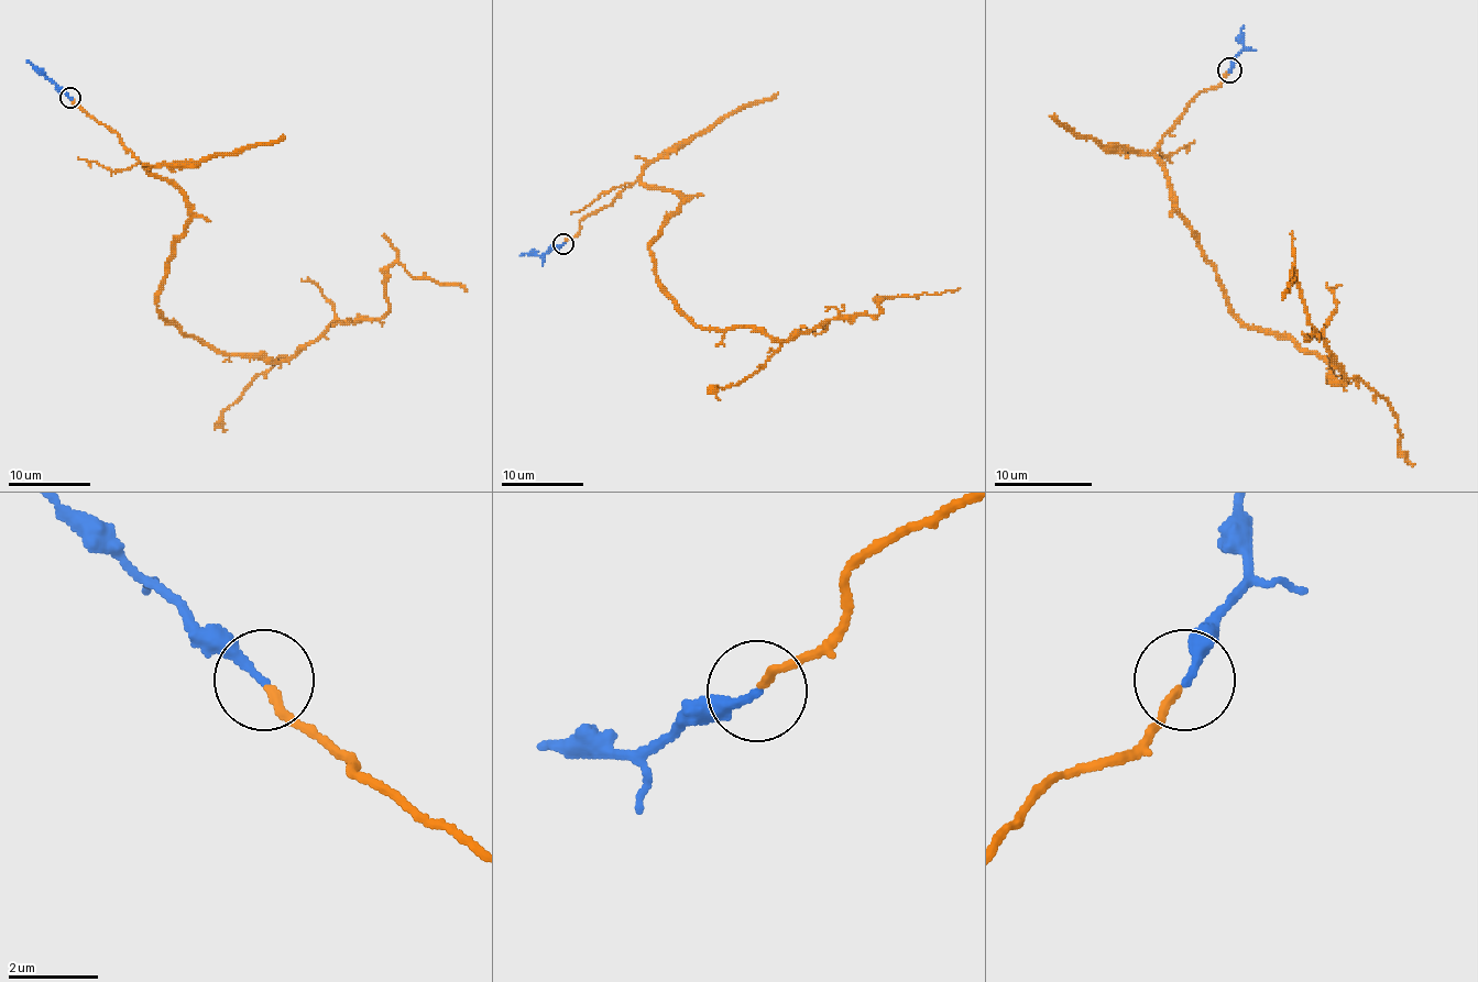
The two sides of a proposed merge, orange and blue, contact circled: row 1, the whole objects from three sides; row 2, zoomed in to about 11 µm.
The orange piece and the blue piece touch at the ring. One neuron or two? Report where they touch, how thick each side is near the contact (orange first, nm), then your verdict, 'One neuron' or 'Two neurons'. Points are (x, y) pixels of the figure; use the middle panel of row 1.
Place: (564, 243). Thickness 170 nm (orange) against 190 nm. One neuron

